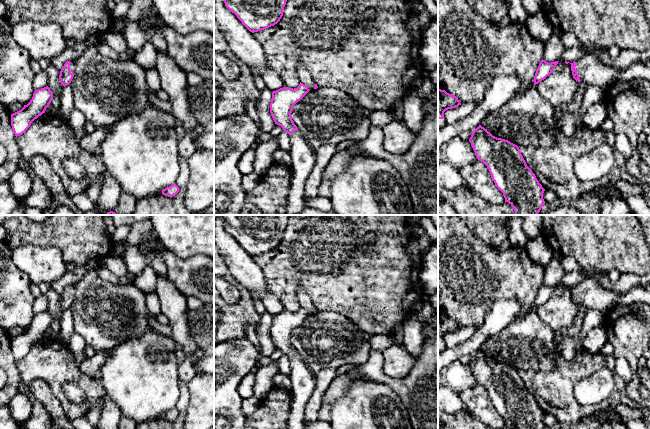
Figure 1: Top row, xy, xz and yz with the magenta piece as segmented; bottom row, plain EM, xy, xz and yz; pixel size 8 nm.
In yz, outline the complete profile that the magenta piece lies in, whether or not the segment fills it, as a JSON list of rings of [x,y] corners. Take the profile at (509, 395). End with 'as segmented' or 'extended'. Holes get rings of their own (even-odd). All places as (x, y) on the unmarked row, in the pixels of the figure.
[[[479,349],[469,363],[478,384],[483,386],[491,398],[495,410],[503,417],[505,426],[511,429],[544,429],[545,413],[527,390],[520,373],[508,364],[497,362]]]; as segmented

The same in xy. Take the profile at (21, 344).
[[[48,310],[35,314],[30,326],[11,338],[11,350],[16,361],[25,357],[31,347],[45,337],[52,323],[53,317]]]; as segmented

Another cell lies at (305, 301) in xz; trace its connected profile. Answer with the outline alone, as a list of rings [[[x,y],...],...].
[[[298,289],[297,296],[298,296],[300,306],[303,307],[304,309],[306,309],[310,315],[315,314],[314,313],[315,306],[311,300],[311,298],[309,297],[309,295],[304,290]]]

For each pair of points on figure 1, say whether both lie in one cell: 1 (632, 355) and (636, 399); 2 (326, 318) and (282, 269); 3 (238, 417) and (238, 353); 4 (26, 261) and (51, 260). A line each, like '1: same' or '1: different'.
1: same
2: different
3: same
4: same

